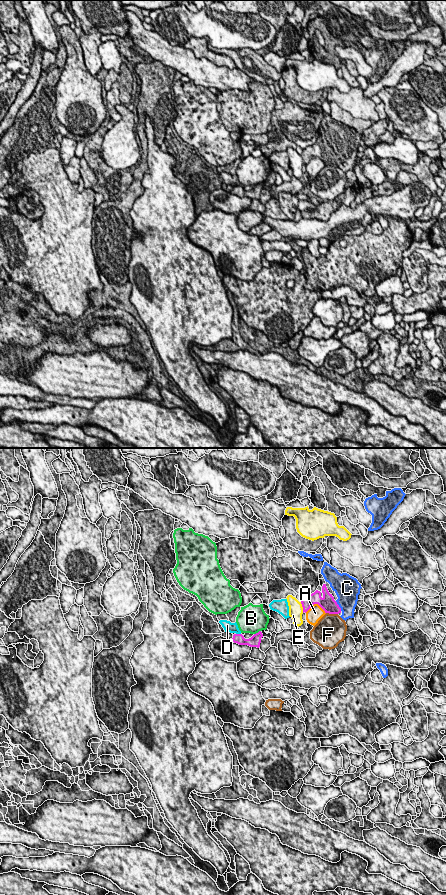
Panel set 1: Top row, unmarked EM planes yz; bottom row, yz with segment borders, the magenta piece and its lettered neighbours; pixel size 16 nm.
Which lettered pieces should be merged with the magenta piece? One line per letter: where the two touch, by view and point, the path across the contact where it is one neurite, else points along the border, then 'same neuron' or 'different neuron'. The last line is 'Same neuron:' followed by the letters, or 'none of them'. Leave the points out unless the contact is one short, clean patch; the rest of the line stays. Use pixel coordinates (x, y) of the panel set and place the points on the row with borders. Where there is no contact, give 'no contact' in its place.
A: contact yz (315, 603); different neuron
B: contact yz (258, 632); different neuron
C: contact yz (338, 606); same neuron
D: contact yz (238, 634); different neuron
E: contact yz (302, 606); different neuron
F: contact yz (332, 613); different neuron
Same neuron: C

